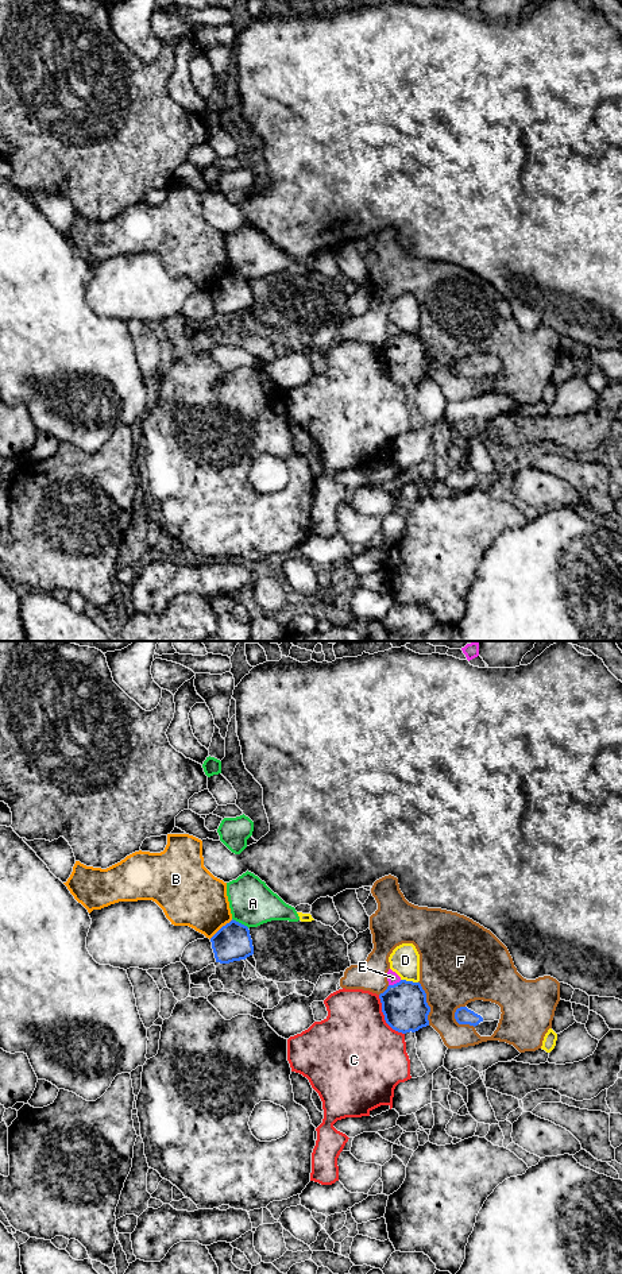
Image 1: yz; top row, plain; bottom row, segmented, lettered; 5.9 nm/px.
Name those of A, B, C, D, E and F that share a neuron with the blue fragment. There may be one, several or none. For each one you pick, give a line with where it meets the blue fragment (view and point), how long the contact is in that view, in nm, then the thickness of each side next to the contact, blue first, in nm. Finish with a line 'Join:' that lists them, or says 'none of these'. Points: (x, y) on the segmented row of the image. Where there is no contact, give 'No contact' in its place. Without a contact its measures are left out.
Join: none of these

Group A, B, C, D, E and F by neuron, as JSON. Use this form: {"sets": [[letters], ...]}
{"sets": [["A", "D"], ["B"], ["C"], ["E"], ["F"]]}

